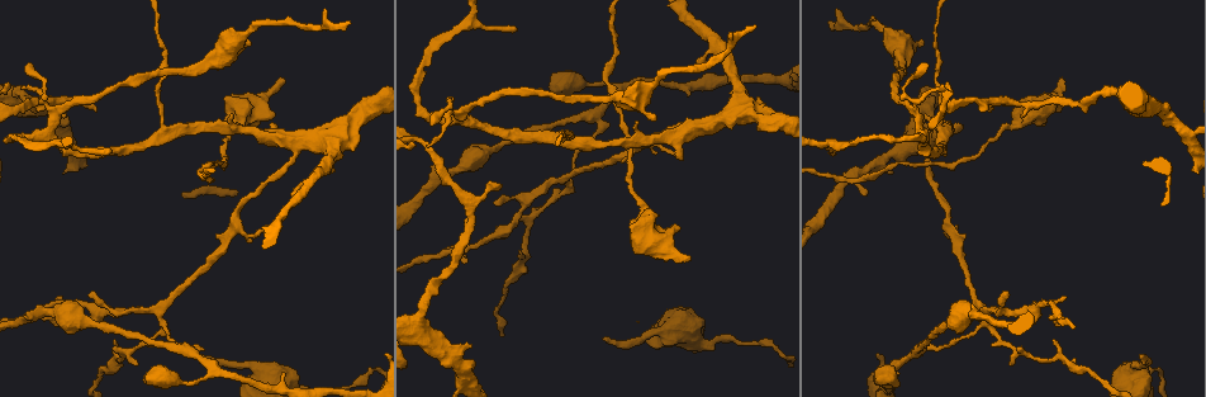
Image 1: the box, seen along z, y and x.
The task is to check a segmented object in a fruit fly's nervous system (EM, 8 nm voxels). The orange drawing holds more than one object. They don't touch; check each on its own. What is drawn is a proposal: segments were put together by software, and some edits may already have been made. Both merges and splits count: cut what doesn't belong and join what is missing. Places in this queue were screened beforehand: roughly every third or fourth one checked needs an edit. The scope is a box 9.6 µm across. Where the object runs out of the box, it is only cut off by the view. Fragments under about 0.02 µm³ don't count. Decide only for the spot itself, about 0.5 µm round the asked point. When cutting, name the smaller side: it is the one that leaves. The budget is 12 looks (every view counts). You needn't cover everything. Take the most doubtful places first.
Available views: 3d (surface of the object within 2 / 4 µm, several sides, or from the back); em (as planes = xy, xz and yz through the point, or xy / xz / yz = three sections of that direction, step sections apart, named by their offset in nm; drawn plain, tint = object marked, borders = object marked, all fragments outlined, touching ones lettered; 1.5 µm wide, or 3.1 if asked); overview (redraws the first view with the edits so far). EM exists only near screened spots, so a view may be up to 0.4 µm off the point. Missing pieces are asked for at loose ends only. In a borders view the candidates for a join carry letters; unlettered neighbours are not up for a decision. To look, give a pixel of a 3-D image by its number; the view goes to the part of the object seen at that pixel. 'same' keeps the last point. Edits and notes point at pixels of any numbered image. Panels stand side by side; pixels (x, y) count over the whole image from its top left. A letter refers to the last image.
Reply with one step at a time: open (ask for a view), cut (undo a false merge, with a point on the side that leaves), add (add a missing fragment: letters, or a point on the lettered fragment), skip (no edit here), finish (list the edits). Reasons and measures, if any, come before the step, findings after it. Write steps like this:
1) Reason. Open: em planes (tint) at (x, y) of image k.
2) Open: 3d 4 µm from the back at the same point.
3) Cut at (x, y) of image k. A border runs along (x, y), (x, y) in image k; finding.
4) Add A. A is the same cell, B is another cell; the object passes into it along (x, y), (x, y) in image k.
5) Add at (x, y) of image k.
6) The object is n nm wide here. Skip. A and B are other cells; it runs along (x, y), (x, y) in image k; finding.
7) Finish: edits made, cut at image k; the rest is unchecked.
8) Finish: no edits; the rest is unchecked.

Open: em 3.1 µm planes (borders) at (1140, 359) of image 1.

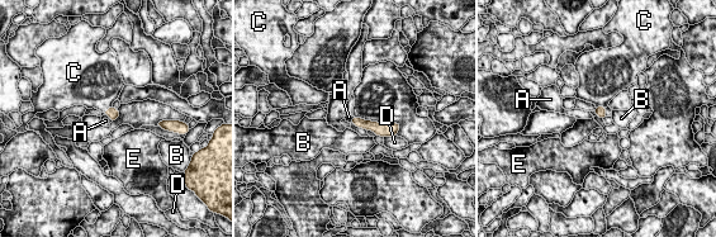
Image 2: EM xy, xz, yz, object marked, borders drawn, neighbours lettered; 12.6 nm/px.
Add C. C is the same cell, A, B, D and E are other cells; the object passes into it along (113, 113), (107, 109), (99, 91) in image 2; it goes on there.

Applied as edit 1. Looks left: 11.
Open: overview.

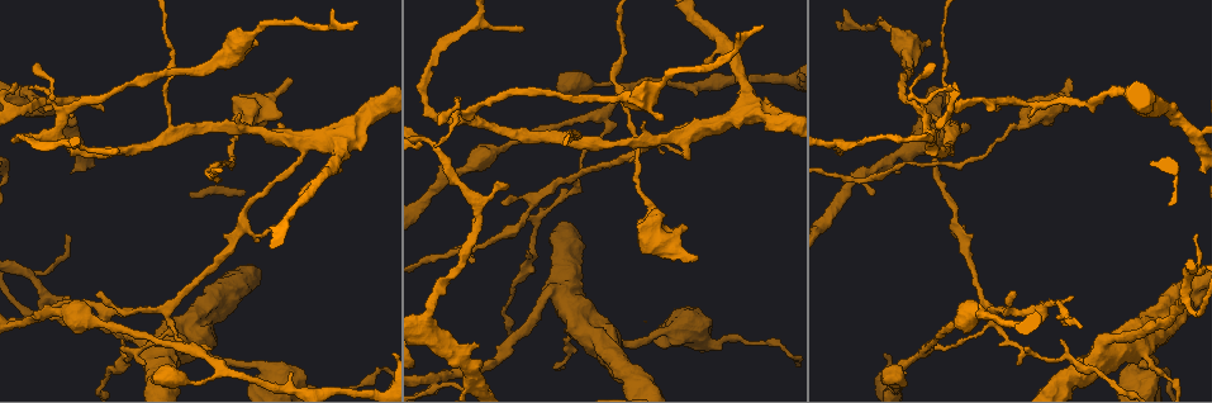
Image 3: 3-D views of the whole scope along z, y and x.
Tapers out. Open: em planes (borders) at (504, 206) of image 3.

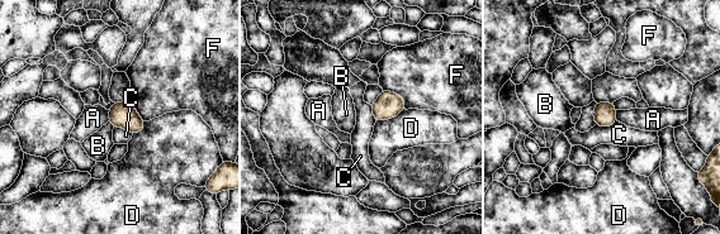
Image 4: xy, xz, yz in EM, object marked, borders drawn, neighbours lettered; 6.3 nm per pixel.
Skip. A, B, C, D and F are other cells; a border runs along (616, 120), (609, 127), (595, 125) in image 4; no lettered fragment goes on from it.

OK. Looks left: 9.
Calibre changes. Open: em planes (borders) at (54, 106) of image 3.

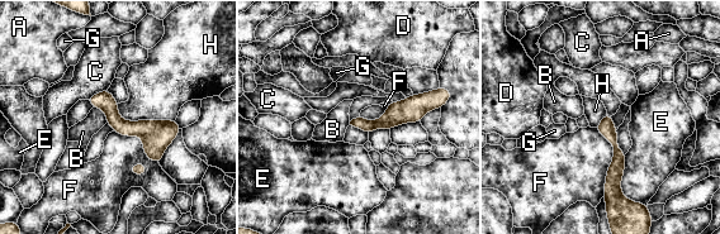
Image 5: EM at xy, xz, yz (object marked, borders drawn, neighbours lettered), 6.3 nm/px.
The object is 80 nm wide here. Skip. A, B, C, D, E, F, G and H are other cells; it runs along (91, 100), (126, 128), (176, 129) in image 5; all the same cell.

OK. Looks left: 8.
Finish: edits made, add at image 2; the rest is unchecked.

